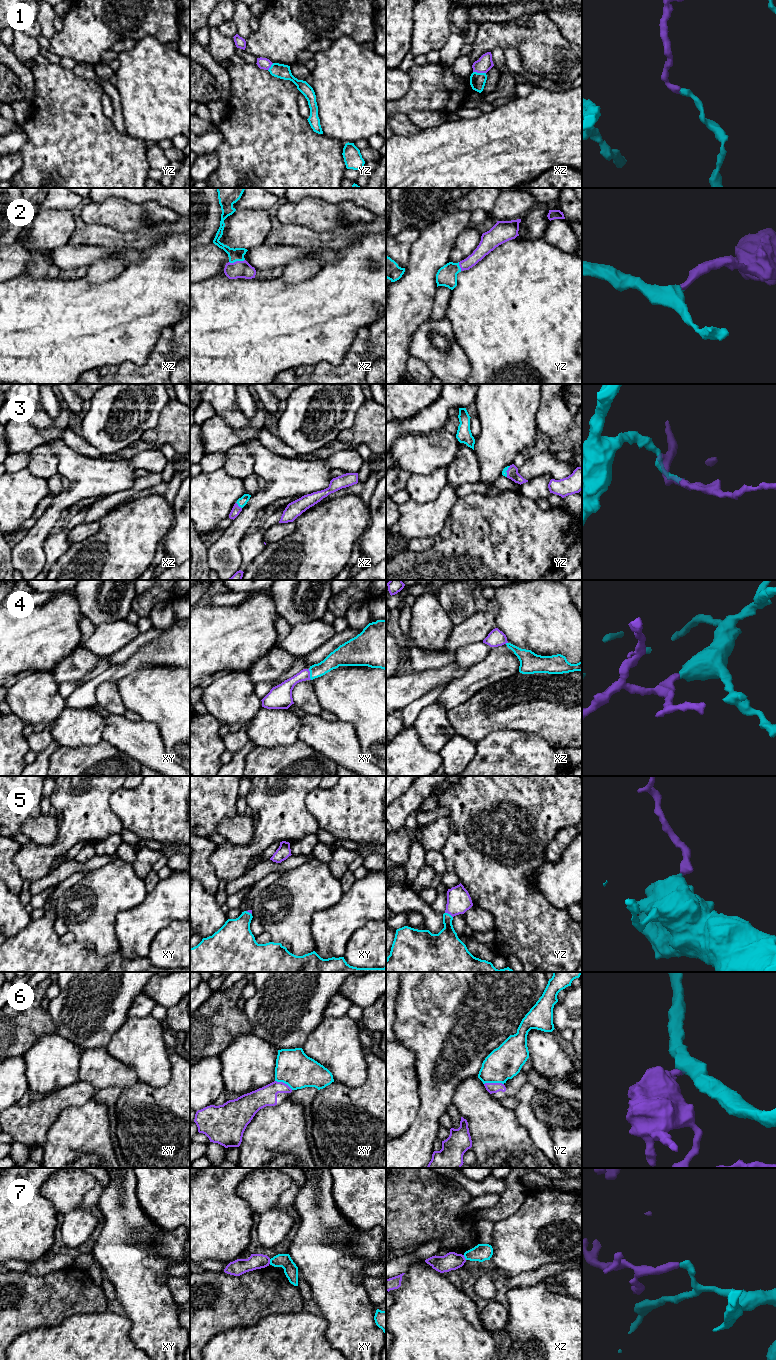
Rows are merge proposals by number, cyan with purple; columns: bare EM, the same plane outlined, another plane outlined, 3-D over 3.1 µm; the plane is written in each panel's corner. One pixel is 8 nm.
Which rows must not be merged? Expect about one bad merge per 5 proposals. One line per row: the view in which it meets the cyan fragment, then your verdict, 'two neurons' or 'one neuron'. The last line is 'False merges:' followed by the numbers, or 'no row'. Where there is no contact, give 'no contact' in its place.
1: contact in xz; two neurons
2: contact in xz; one neuron
3: contact in xz; one neuron
4: contact in xy; one neuron
5: contact in yz; one neuron
6: contact in yz; two neurons
7: contact in xy; two neurons
False merges: 1, 6, 7

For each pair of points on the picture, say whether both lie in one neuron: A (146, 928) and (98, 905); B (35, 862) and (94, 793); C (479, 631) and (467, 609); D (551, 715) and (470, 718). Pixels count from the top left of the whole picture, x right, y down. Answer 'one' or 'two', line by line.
A: two
B: one
C: two
D: one

